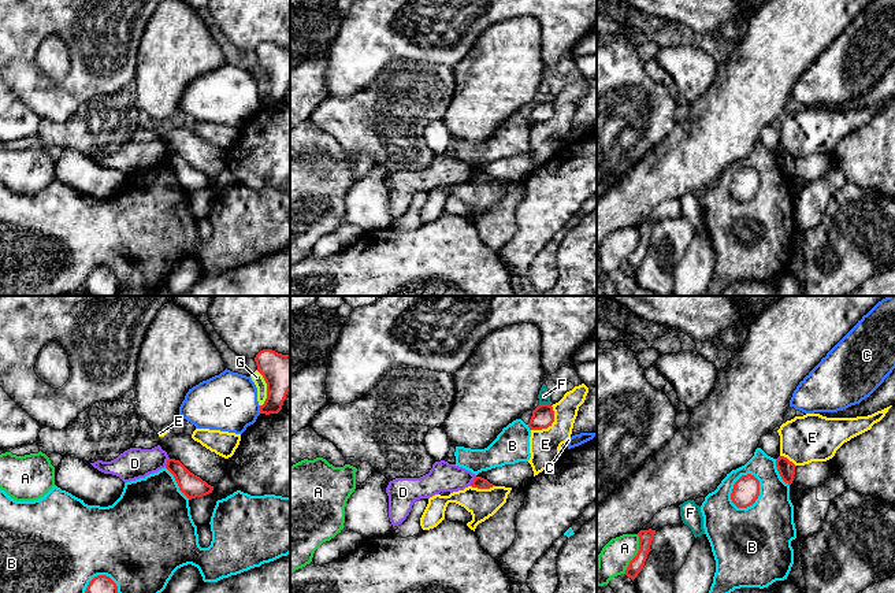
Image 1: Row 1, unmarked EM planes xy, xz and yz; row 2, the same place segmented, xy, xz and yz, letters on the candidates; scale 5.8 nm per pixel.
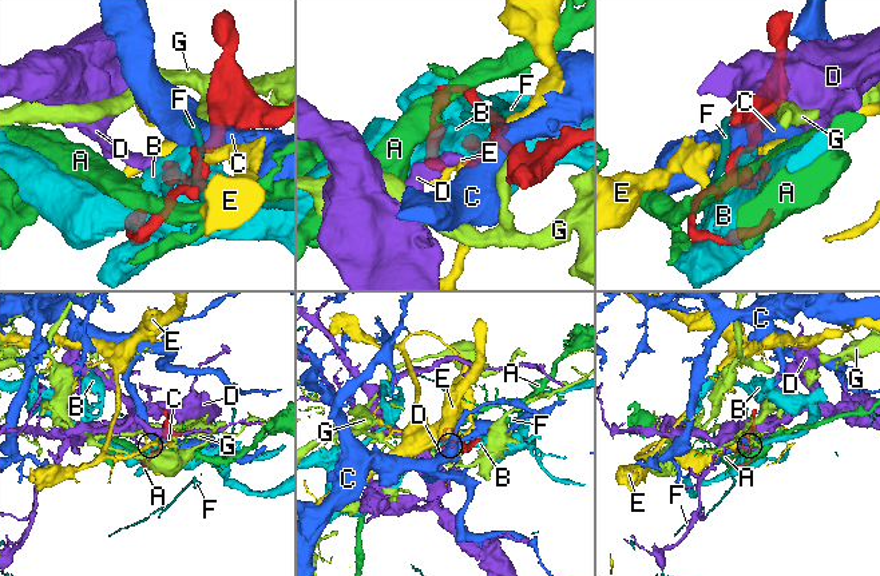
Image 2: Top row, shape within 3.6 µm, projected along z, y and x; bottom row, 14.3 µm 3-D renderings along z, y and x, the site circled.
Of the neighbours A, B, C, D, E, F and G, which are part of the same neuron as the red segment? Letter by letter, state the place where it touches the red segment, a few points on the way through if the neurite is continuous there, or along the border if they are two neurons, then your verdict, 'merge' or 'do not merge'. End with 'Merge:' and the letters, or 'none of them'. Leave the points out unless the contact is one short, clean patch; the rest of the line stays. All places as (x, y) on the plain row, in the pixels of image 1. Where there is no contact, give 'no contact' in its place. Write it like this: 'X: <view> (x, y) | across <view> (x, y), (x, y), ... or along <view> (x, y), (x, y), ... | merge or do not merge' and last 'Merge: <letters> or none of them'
A: yz (637, 247) | along yz (638, 228), (638, 245), (624, 266) | do not merge
B: yz (734, 181) | do not merge
C: xy (260, 103) | do not merge
D: xz (472, 174) | along xz (475, 169), (470, 178) | do not merge
E: xz (549, 118) | do not merge
F: xz (545, 97) | do not merge
G: xy (267, 81) | along xy (256, 63), (266, 77), (266, 93), (262, 99) | do not merge
Merge: none of them

